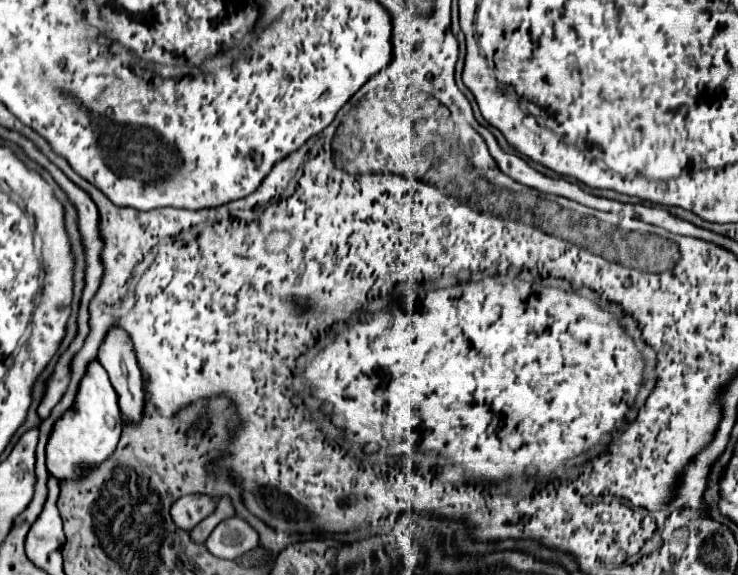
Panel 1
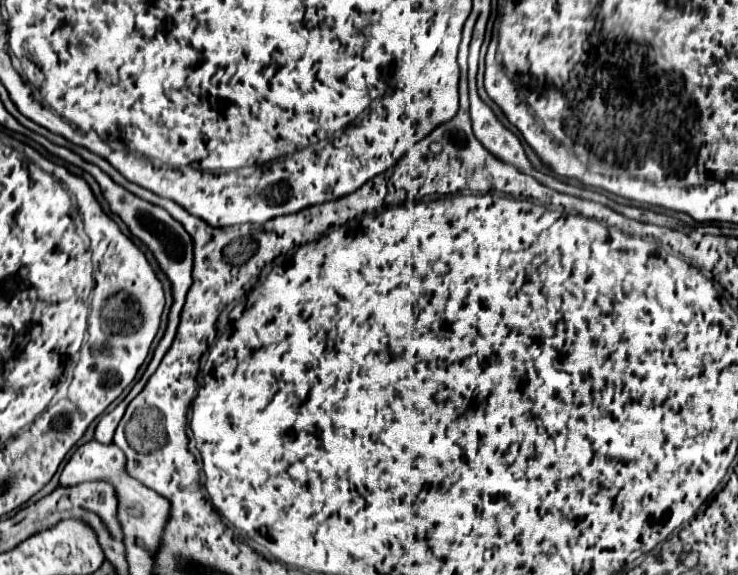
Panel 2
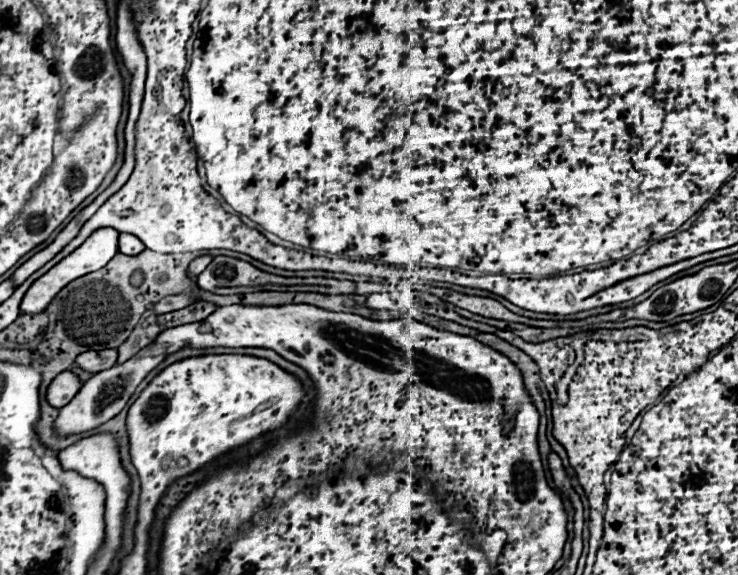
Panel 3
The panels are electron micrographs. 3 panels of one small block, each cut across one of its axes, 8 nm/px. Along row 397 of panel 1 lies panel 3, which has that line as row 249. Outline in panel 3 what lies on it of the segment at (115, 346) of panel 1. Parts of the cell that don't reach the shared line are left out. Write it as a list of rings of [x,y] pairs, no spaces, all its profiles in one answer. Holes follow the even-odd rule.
[[[120,234],[118,238],[118,252],[120,254],[126,254],[126,256],[136,256],[144,250],[146,246],[132,234]]]

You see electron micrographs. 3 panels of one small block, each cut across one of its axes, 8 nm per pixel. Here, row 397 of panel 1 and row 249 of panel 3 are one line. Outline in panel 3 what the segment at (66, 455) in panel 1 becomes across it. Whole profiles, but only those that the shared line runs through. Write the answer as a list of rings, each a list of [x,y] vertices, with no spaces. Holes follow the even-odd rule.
[[[100,228],[96,230],[80,248],[76,248],[70,256],[66,256],[64,260],[60,260],[54,268],[50,268],[42,278],[38,278],[30,288],[28,288],[28,294],[24,294],[22,298],[22,304],[20,304],[20,312],[22,314],[42,314],[50,304],[52,300],[56,298],[56,294],[66,286],[70,284],[74,278],[80,278],[84,274],[90,274],[90,272],[96,272],[100,268],[104,268],[114,256],[116,256],[116,238],[118,238],[120,232],[112,230],[112,228]]]

